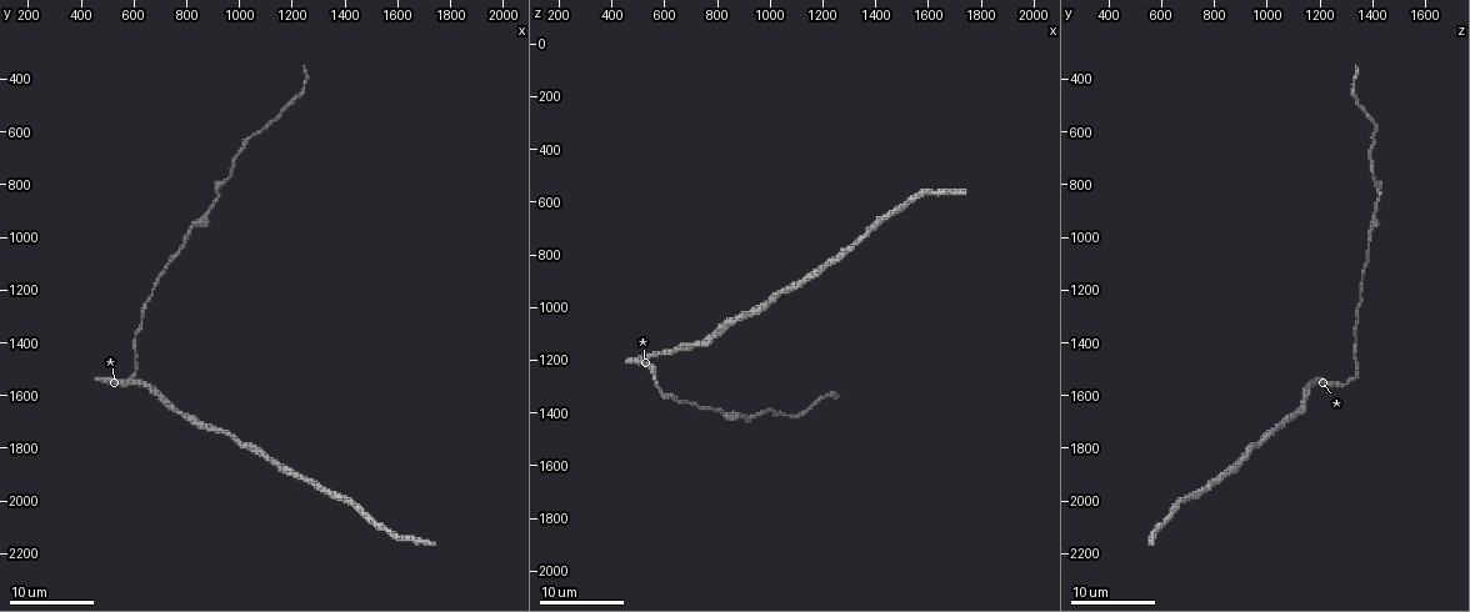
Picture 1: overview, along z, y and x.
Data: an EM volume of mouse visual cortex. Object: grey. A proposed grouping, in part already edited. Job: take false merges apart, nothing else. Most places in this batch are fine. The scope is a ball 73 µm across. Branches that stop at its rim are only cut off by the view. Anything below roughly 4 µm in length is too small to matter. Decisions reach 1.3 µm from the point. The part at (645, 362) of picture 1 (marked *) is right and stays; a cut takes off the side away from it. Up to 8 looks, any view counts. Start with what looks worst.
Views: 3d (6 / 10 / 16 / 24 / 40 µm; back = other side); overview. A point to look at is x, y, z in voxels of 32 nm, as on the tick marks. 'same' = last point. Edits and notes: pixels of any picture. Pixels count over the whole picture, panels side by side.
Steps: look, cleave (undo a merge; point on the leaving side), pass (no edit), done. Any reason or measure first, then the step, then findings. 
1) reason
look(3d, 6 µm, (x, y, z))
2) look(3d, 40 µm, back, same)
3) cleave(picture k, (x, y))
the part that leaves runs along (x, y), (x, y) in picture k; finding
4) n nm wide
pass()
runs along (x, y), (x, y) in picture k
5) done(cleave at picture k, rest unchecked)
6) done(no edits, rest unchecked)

thick turns thin
look(3d, 16 µm, (880, 910, 1420))

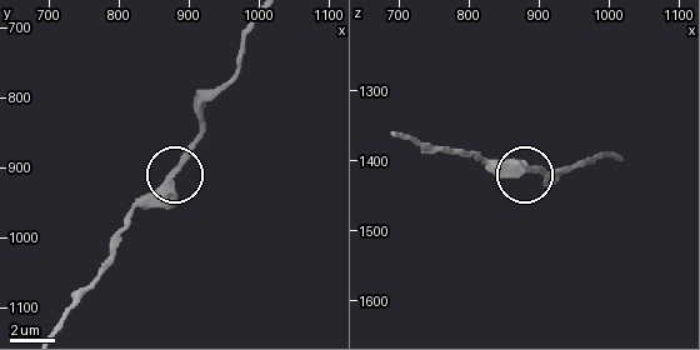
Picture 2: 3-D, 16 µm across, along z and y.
zoom in
look(3d, 6 µm, same)

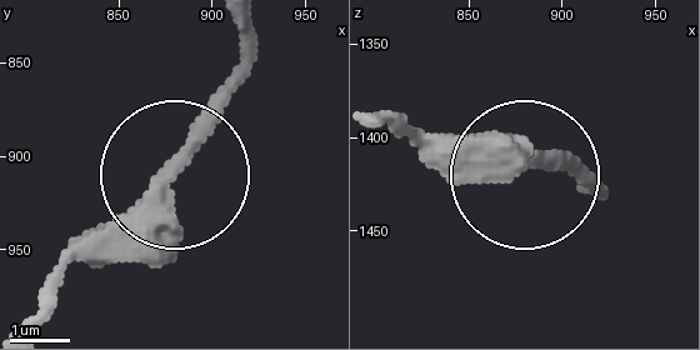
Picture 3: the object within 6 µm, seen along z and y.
other side
look(3d, 6 µm, back, same)

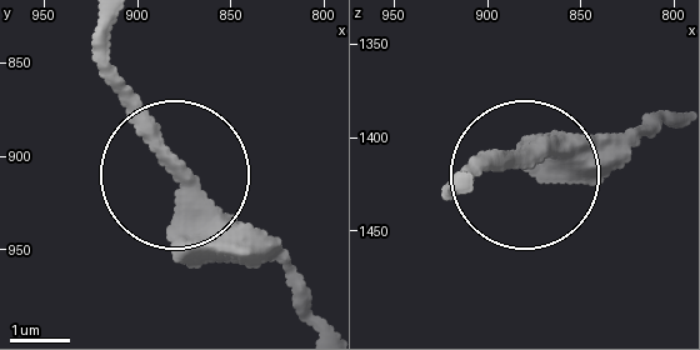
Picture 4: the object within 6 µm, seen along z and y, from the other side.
290 nm wide
pass()
runs along (328, 324), (94, 45) in picture 4; one cell here

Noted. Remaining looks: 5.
narrows sharply
look(3d, 16 µm, (780, 1050, 1380))

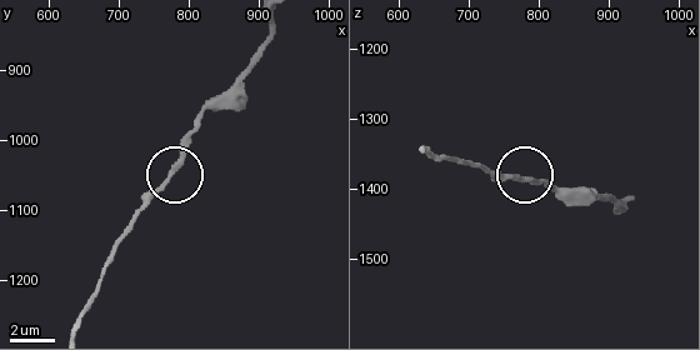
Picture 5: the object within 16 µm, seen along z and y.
look(3d, 10 µm, (775, 1035, 1390))

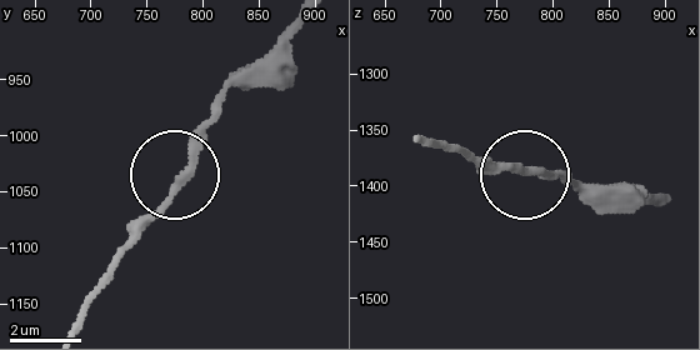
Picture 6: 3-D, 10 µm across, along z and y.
closer look
look(3d, 6 µm, (780, 1042, 1384))

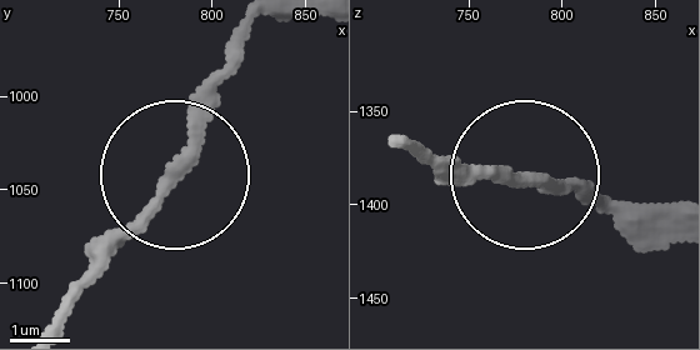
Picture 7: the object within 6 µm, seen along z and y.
pass()
runs along (394, 139), (454, 164), (583, 179) in picture 7; continuous, no second cell

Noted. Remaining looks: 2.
thick turns thin
look(3d, 16 µm, (940, 790, 1410))

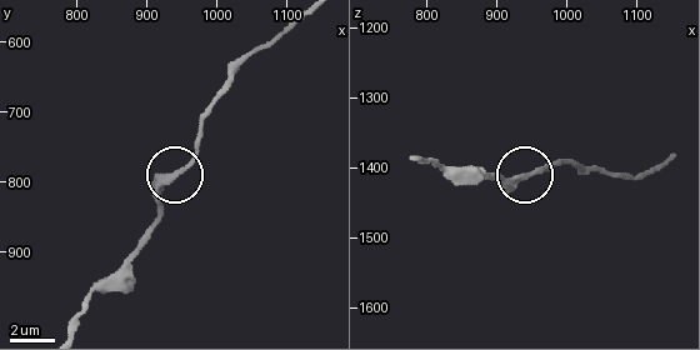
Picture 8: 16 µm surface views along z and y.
zoom in
look(3d, 10 µm, (950, 785, 1410))

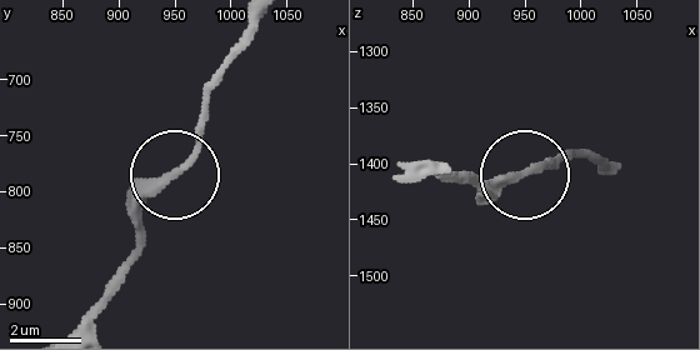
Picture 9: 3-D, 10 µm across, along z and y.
pass()
runs along (76, 324), (135, 243), (148, 198), (189, 153), (208, 103) in picture 9; continuous, no second cell

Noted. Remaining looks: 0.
done(no edits, rest unchecked)

